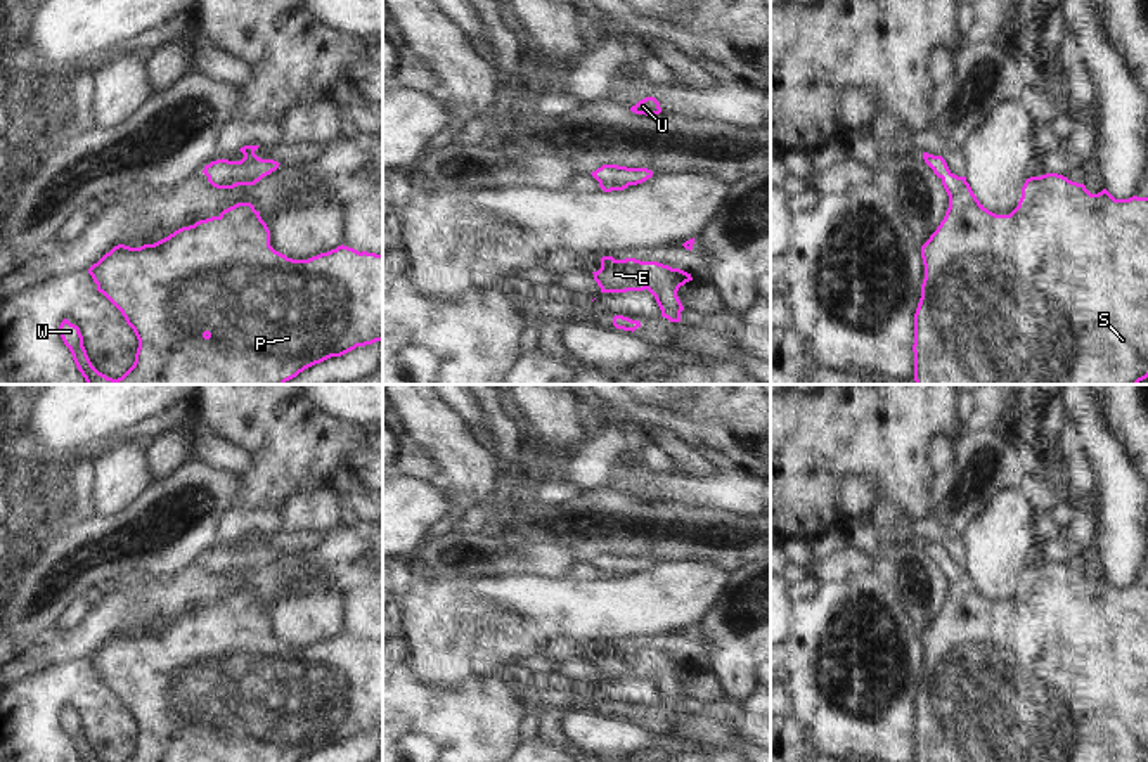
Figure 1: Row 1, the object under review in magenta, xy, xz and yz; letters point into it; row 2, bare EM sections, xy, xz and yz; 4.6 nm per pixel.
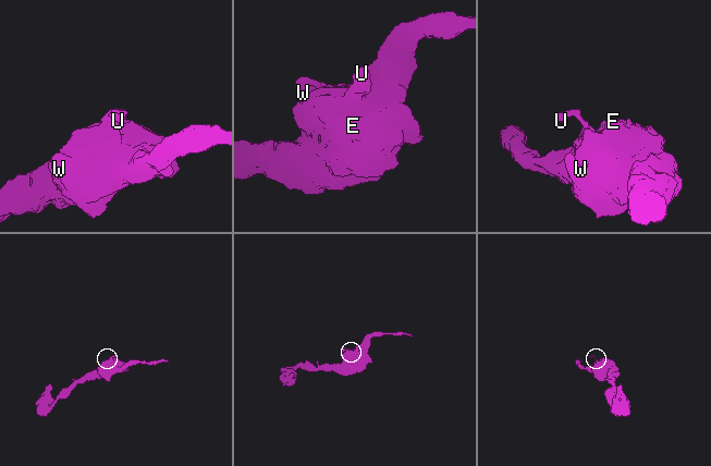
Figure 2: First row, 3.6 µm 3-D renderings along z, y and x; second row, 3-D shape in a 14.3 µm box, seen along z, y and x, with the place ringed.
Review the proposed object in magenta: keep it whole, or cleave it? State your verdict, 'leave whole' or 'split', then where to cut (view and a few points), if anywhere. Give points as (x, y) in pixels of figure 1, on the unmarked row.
leave whole; cut none

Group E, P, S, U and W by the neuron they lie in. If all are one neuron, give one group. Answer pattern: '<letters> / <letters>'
E P S U W

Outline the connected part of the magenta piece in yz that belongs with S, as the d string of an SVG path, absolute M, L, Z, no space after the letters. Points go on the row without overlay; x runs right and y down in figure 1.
M923 540L949 584L944 608L921 634L925 667L914 701L914 762L1148 762L1148 585L1115 587L1106 577L1091 582L1084 572L1058 561L1030 565L1009 603L989 599L966 565L954 563L942 544Z

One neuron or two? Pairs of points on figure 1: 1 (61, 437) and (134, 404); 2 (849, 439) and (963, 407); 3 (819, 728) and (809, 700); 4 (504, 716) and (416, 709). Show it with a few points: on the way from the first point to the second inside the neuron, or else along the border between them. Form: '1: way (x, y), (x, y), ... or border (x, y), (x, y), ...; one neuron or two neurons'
1: way (78, 419), (94, 404), (116, 404); one neuron
2: border (954, 402), (954, 413), (965, 423); two neurons
3: way (819, 721), (812, 714), (812, 707); one neuron
4: way (482, 716), (438, 716); one neuron

